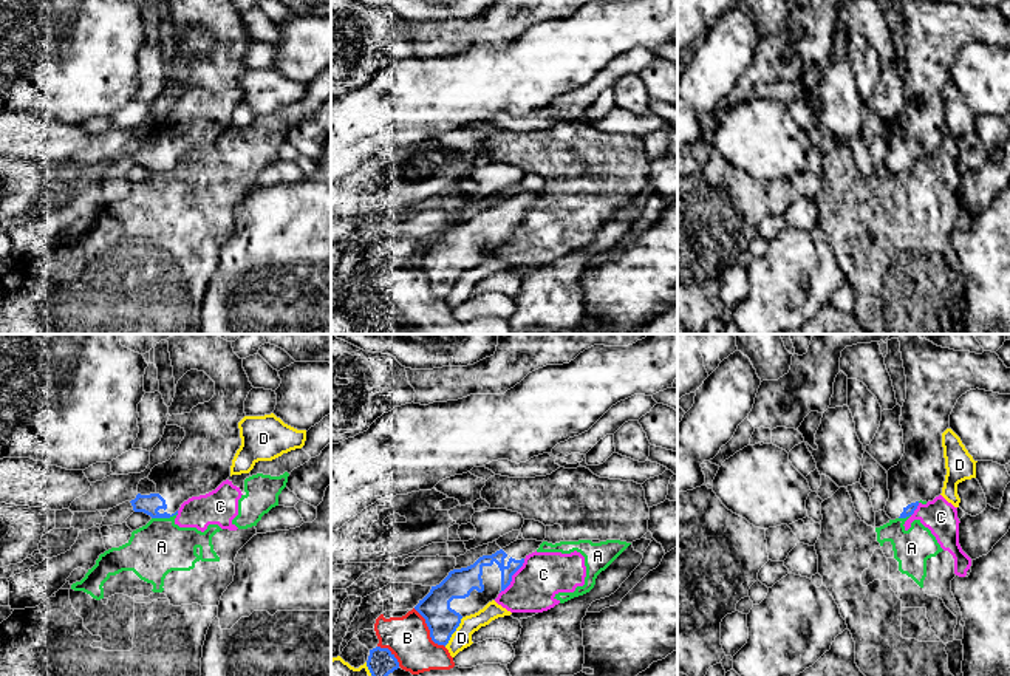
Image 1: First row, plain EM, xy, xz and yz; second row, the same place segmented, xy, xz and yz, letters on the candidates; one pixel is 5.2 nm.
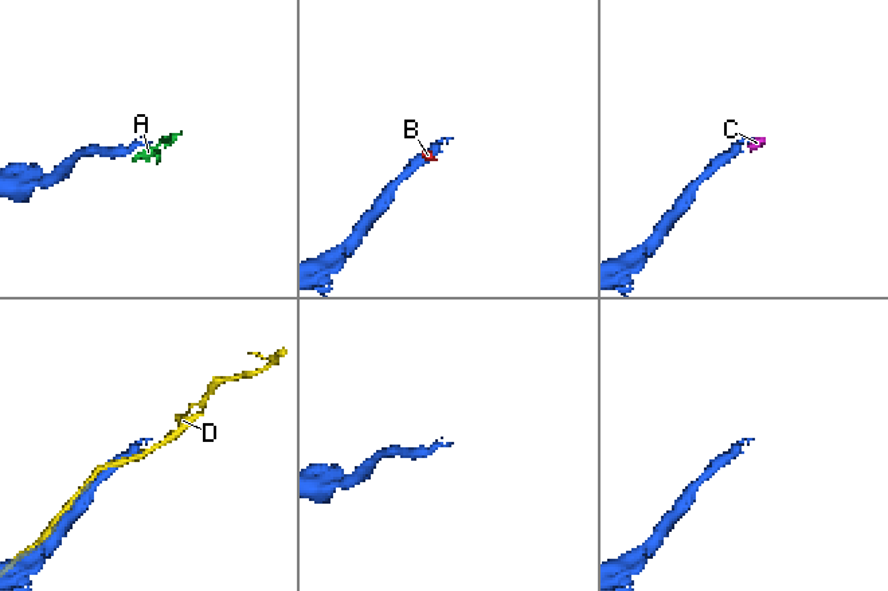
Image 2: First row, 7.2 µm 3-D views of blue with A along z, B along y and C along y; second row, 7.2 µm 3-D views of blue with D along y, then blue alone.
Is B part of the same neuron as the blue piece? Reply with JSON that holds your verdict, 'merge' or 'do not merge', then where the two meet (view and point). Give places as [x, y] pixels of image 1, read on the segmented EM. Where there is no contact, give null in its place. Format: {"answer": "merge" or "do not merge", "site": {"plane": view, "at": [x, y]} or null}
{"answer": "do not merge", "site": {"plane": "xz", "at": [429, 628]}}

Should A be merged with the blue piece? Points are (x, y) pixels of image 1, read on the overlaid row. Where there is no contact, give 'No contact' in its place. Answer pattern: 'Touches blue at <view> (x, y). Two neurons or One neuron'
Touches blue at xy (164, 517). Two neurons

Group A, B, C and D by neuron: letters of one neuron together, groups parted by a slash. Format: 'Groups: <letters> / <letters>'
Groups: A C / B / D

